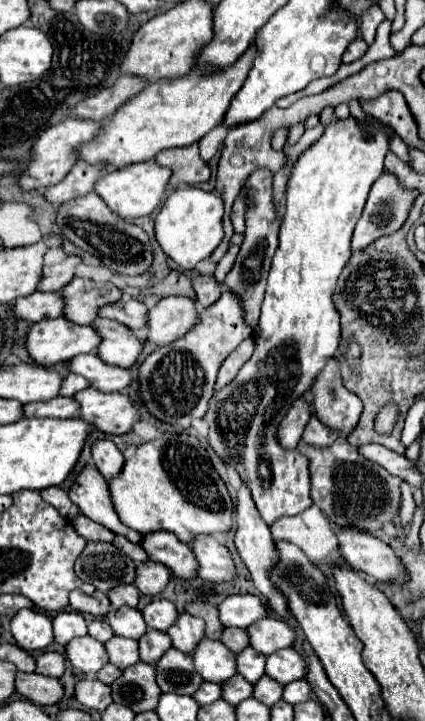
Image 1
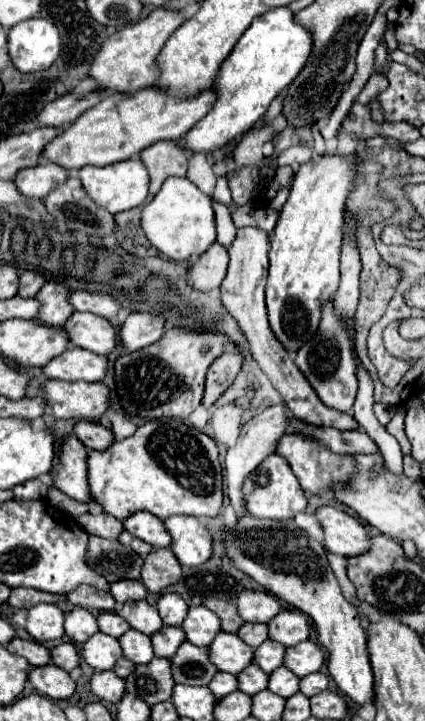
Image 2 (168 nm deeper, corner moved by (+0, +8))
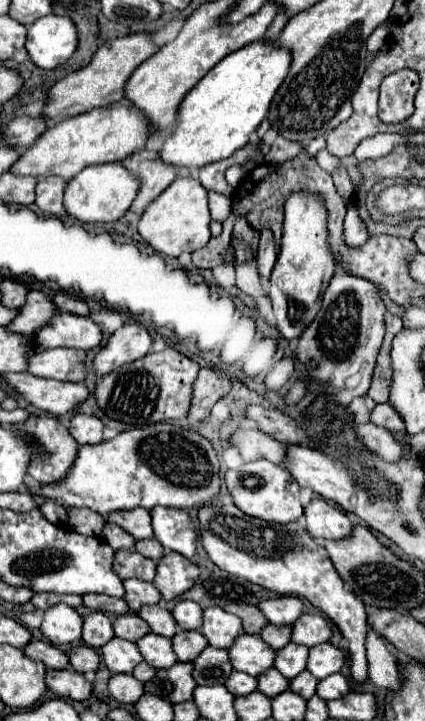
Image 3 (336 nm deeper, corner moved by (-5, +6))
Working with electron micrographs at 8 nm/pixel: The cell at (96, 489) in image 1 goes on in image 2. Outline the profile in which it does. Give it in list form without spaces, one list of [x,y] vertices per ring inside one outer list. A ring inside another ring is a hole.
[[[70,434],[64,438],[58,454],[58,464],[50,470],[54,486],[72,496],[74,500],[88,502],[88,484],[86,484],[86,448],[80,440]]]

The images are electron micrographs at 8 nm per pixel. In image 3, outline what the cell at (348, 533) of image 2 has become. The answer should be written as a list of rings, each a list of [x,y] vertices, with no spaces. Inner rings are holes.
[[[315,498],[305,506],[305,518],[309,534],[321,540],[341,540],[349,538],[353,532],[353,522],[349,516],[323,498]]]

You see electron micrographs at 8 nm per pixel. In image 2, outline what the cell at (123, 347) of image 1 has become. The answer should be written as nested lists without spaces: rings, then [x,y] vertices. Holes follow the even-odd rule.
[[[74,312],[62,328],[68,334],[68,340],[84,350],[108,356],[116,346],[116,330],[106,318]]]

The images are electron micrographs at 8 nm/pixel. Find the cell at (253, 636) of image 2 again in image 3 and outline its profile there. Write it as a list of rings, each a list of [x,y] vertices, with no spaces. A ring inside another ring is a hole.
[[[267,624],[261,634],[259,634],[269,646],[273,646],[273,650],[279,650],[283,648],[289,640],[291,640],[291,626],[273,626],[273,624]]]

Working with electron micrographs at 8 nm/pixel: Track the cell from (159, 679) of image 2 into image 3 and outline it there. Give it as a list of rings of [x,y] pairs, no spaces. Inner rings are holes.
[[[177,662],[171,668],[161,668],[157,670],[153,680],[145,682],[145,692],[157,694],[171,704],[187,702],[191,700],[193,690],[197,686],[191,676],[191,670],[193,664],[185,664],[185,662]]]

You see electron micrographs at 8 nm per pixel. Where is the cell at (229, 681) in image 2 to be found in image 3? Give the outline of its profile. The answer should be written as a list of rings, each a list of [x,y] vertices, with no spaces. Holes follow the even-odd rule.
[[[233,672],[227,682],[225,682],[227,690],[233,692],[235,696],[245,696],[245,694],[251,694],[255,688],[257,688],[257,678],[245,674],[245,672]]]

